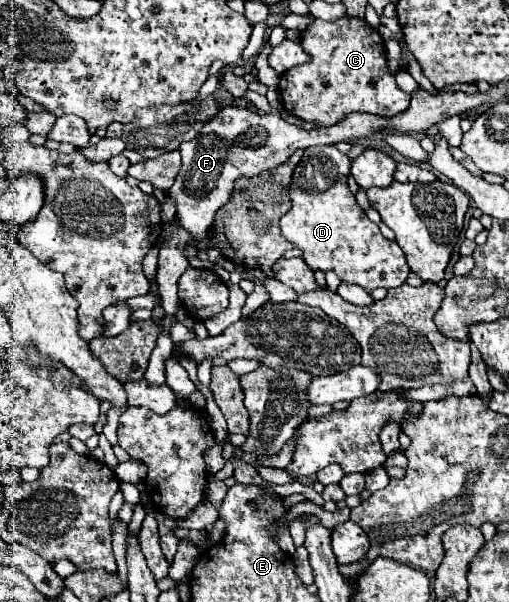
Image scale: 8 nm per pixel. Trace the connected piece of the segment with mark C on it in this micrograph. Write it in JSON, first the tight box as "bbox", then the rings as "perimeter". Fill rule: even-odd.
{"bbox":[277,16,411,128],"perimeter":[[[343,16],[333,22],[323,22],[315,18],[299,42],[311,56],[311,62],[283,72],[277,88],[283,108],[289,114],[323,128],[339,124],[351,112],[391,118],[409,108],[411,96],[399,92],[395,78],[389,74],[385,42],[365,20]]]}

